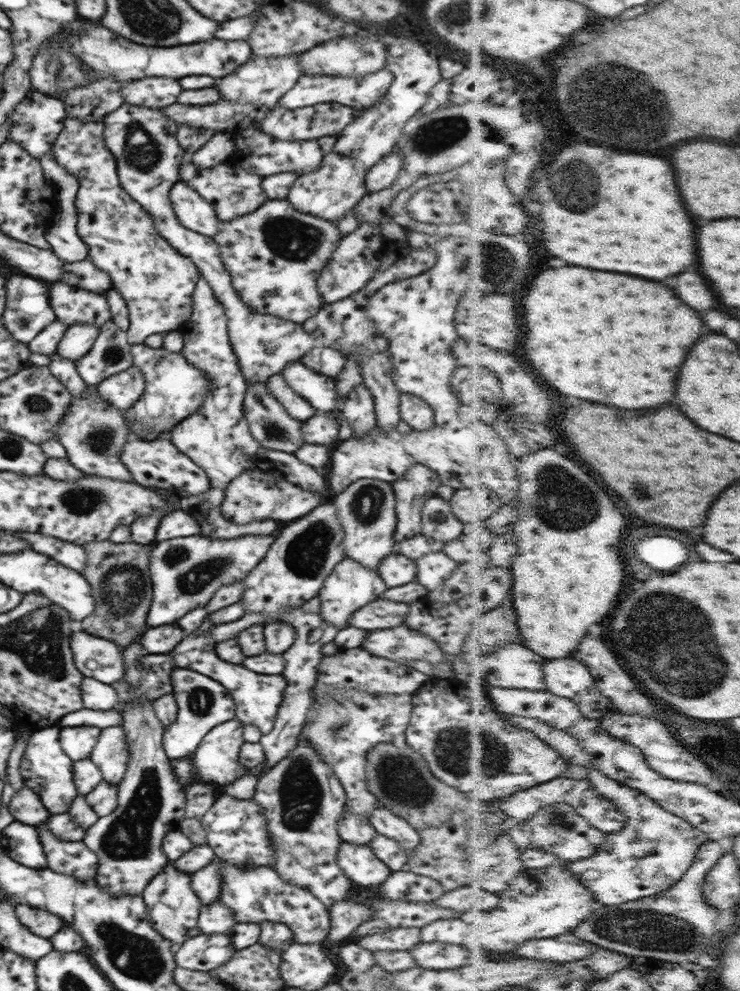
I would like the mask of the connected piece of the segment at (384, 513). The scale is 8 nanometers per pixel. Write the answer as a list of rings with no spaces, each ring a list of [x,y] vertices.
[[[375,478],[358,479],[348,485],[342,494],[337,494],[332,502],[344,529],[344,558],[348,557],[370,569],[378,570],[382,558],[397,551],[394,540],[397,514],[392,483]]]

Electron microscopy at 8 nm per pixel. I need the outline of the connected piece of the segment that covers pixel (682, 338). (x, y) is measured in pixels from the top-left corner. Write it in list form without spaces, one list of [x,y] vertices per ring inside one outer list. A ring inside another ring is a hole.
[[[580,266],[552,268],[544,272],[532,288],[524,302],[528,320],[526,350],[534,366],[552,386],[568,396],[630,410],[662,408],[678,396],[680,372],[694,346],[700,342],[706,320],[696,308],[686,304],[676,290],[654,280]]]

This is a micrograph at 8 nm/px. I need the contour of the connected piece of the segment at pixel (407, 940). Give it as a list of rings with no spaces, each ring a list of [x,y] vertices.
[[[399,927],[360,938],[357,944],[372,952],[408,951],[420,943],[420,929]]]

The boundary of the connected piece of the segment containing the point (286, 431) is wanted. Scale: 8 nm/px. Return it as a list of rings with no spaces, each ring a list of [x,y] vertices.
[[[250,383],[246,390],[244,408],[242,409],[244,409],[245,417],[248,419],[250,433],[261,447],[295,453],[305,444],[304,437],[302,437],[303,422],[290,417],[282,404],[268,394],[266,383]]]

